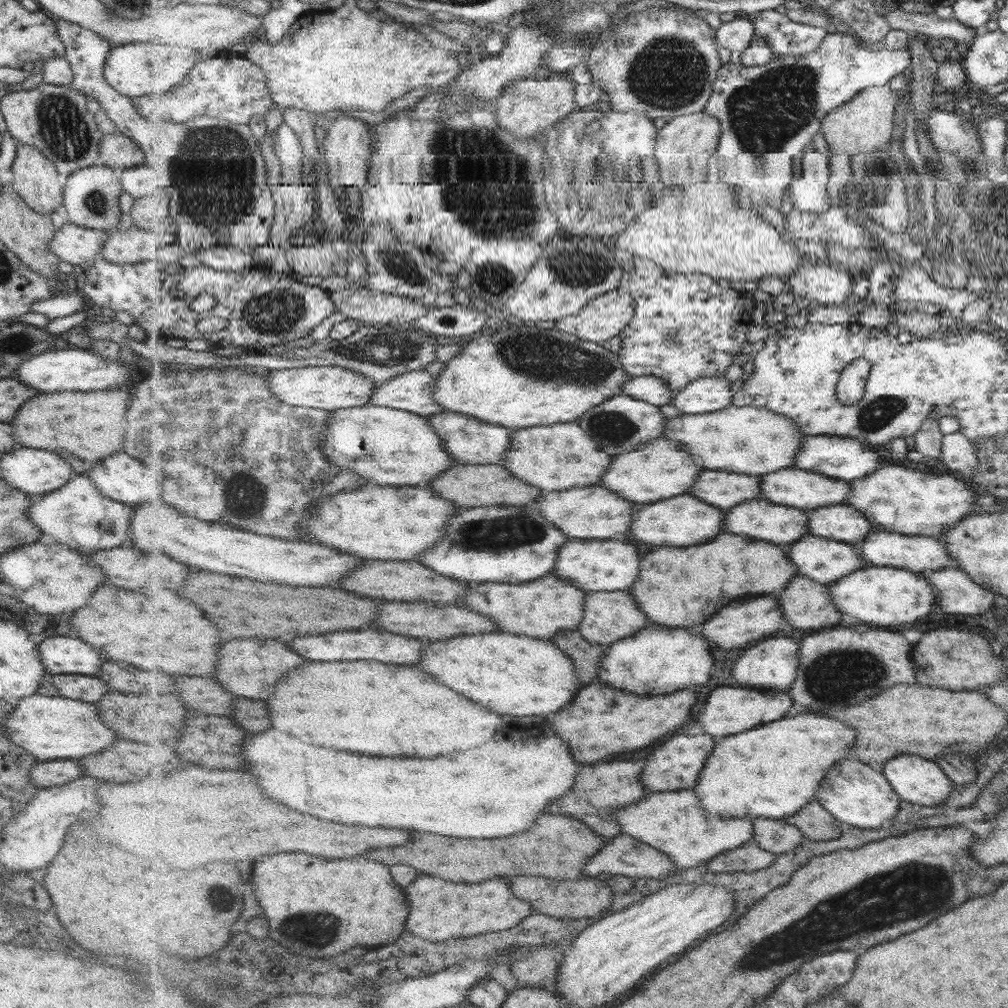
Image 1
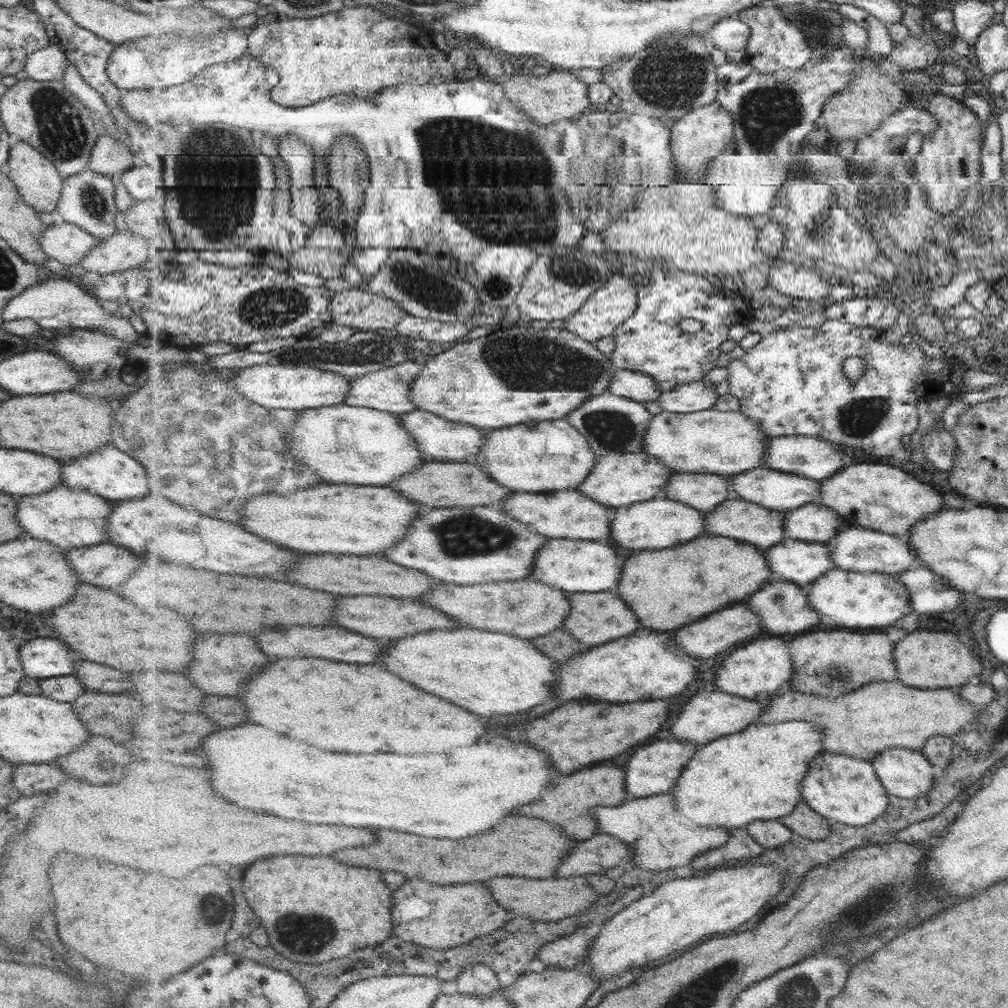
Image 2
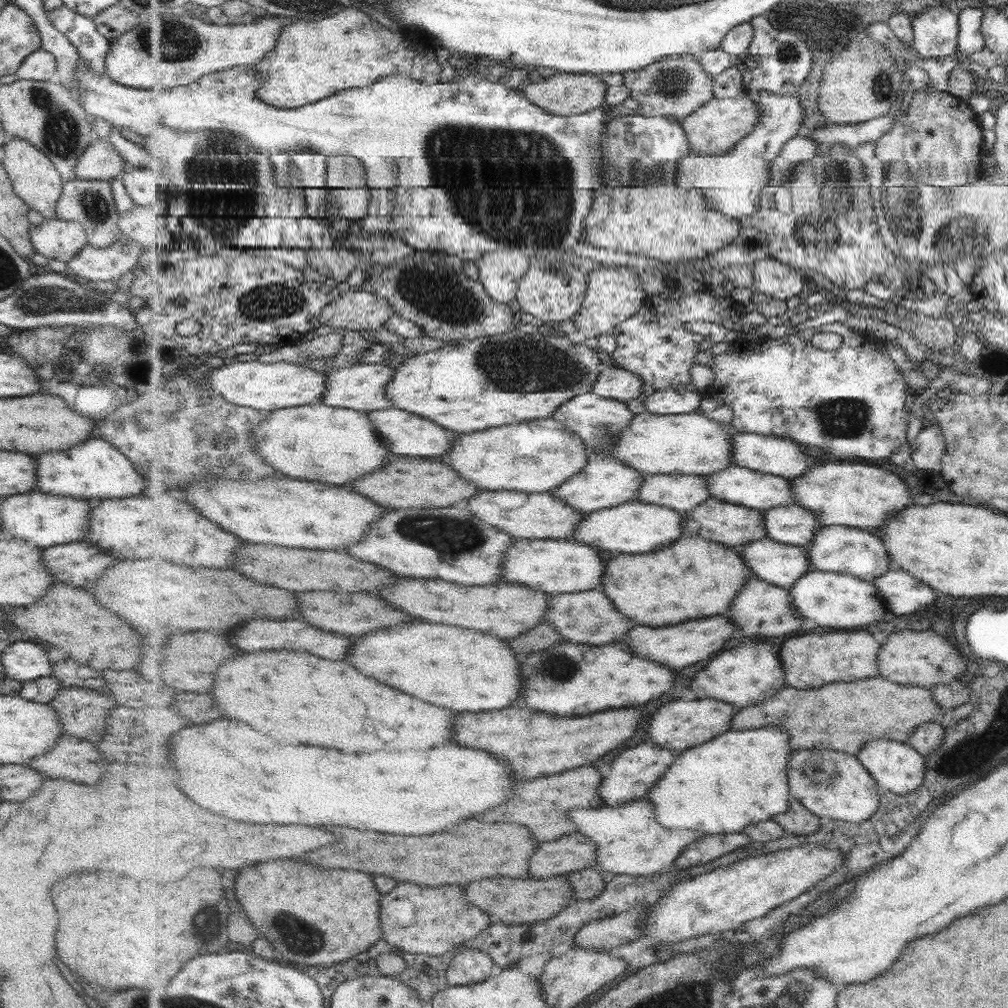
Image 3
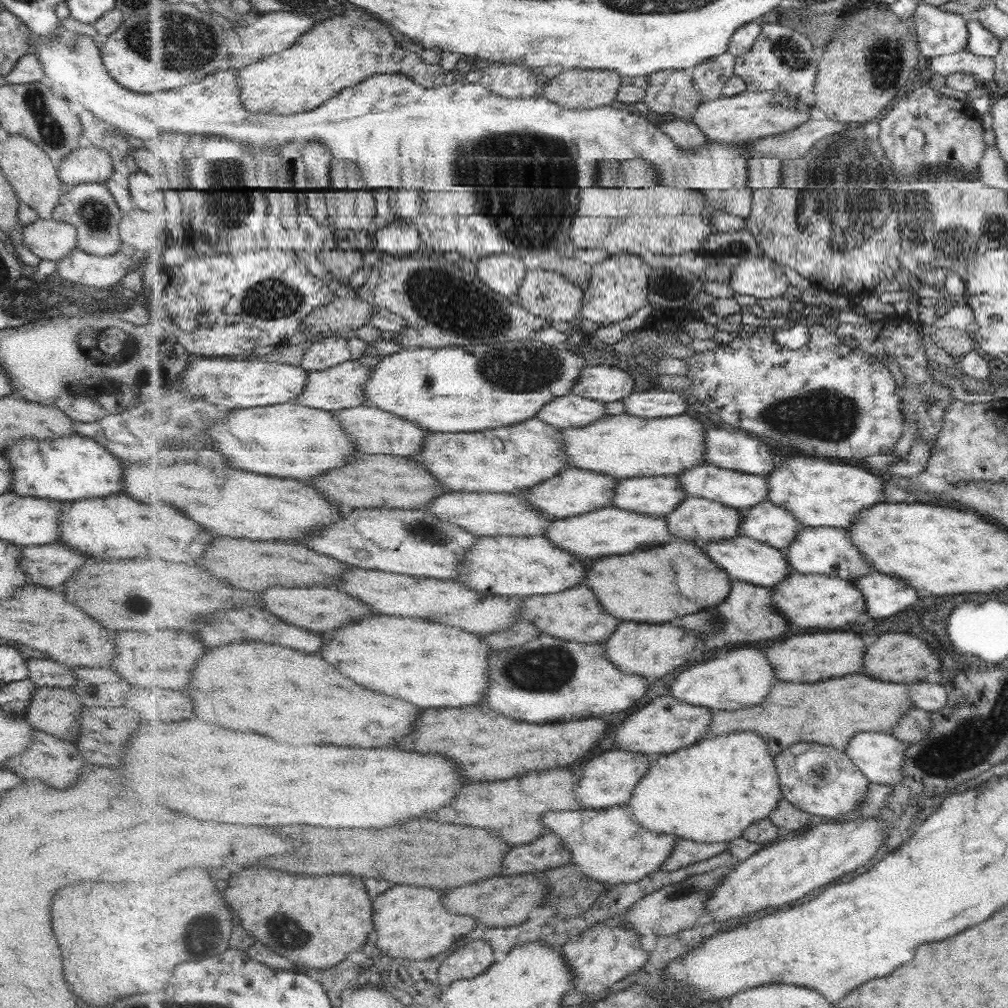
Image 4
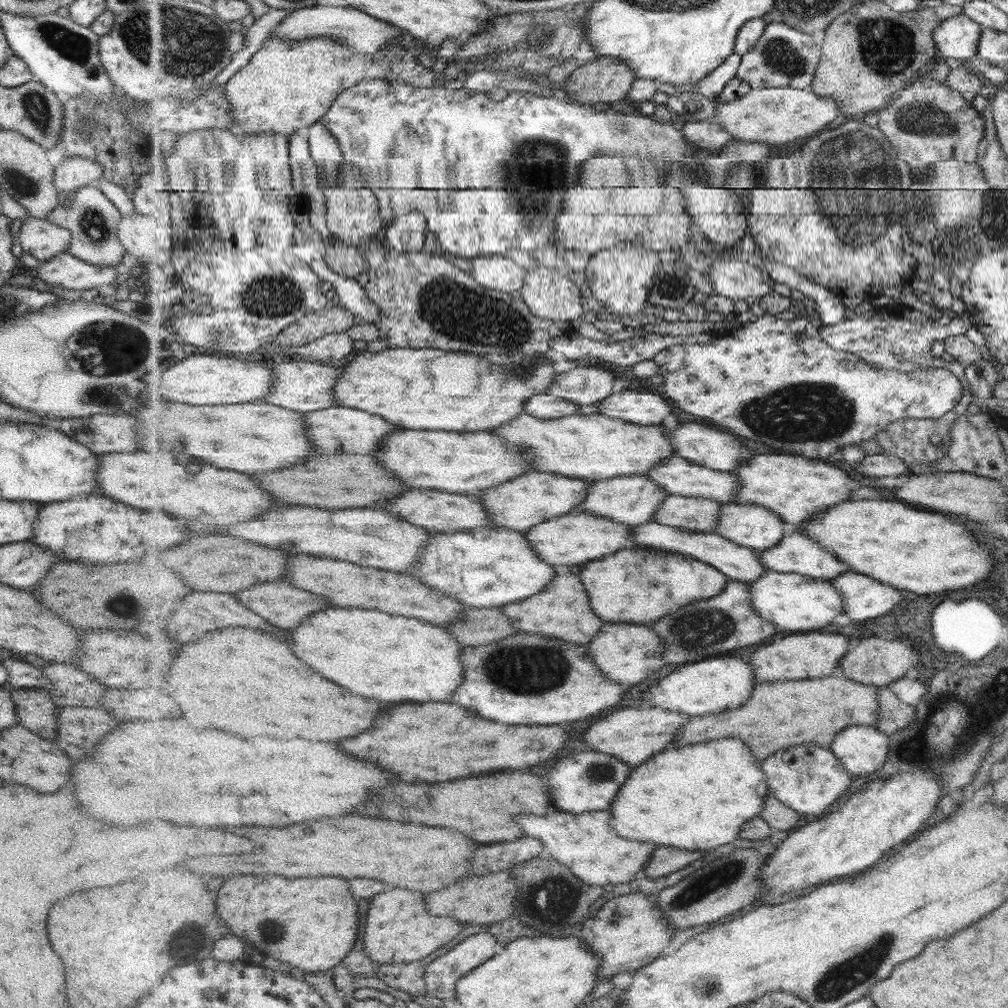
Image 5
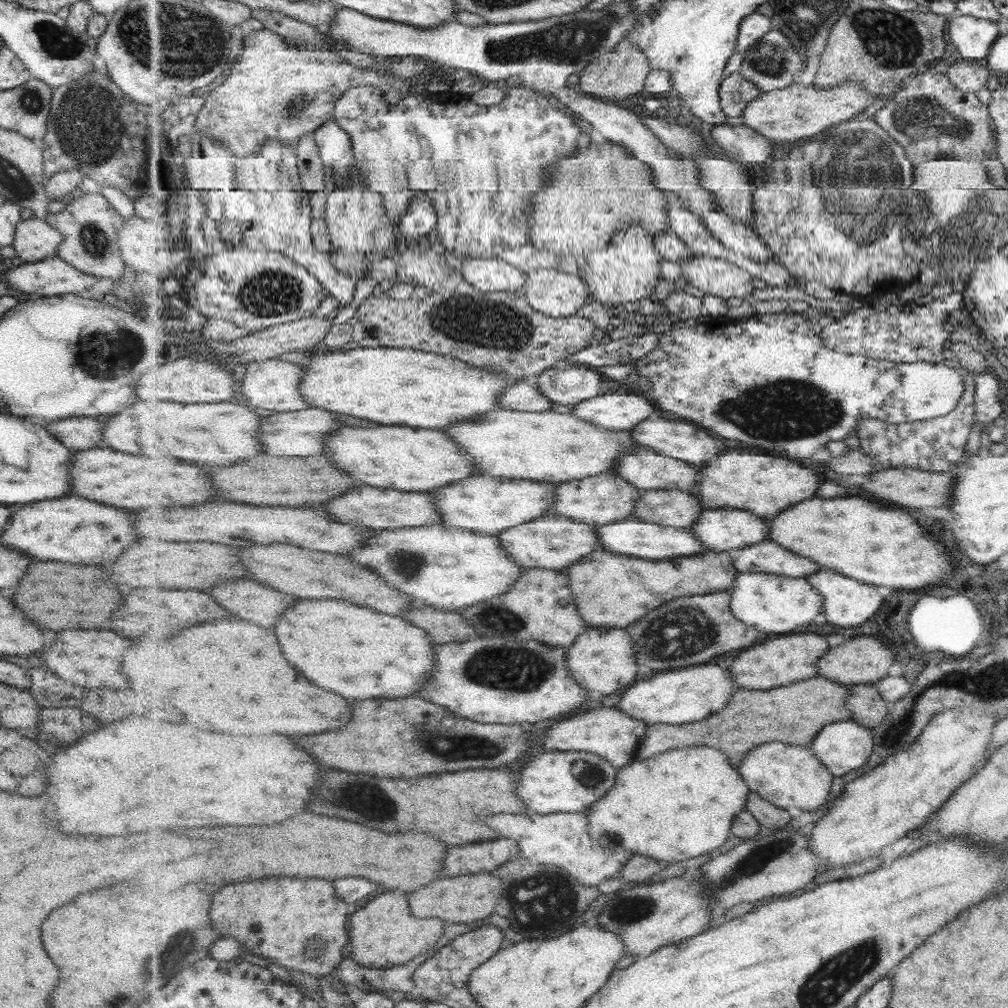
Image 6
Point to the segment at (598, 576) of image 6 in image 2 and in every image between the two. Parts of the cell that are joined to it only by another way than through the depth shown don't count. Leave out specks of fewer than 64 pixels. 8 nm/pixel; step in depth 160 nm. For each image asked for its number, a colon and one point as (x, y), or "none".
2: (682, 584)
3: (694, 577)
4: (656, 585)
5: (639, 585)

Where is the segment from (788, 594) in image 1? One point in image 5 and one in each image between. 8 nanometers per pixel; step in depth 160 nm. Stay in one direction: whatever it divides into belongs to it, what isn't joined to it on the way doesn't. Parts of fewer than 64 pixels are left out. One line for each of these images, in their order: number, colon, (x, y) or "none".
2: (785, 607)
3: (763, 608)
4: (749, 614)
5: (728, 621)

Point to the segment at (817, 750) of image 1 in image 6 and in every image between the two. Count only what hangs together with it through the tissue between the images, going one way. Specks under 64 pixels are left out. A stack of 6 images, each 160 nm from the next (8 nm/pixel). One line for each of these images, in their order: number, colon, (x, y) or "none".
2: (757, 774)
3: (740, 778)
4: (712, 792)
5: (697, 798)
6: (681, 804)

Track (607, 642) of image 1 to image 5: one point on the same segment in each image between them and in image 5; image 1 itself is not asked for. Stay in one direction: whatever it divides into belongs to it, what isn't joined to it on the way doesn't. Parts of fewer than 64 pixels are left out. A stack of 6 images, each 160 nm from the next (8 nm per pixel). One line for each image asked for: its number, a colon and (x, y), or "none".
2: (597, 619)
3: (589, 617)
4: (575, 615)
5: (563, 611)

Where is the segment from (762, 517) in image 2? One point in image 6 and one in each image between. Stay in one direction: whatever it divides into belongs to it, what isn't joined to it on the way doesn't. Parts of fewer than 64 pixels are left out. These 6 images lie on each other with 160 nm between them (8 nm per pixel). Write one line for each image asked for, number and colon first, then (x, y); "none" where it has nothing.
3: (734, 525)
4: (701, 520)
5: (699, 514)
6: (677, 508)

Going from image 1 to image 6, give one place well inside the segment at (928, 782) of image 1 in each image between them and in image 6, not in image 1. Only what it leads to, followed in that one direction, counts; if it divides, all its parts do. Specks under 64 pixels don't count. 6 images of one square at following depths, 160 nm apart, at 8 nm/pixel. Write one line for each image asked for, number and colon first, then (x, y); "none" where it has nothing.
2: (907, 774)
3: (898, 767)
4: (880, 756)
5: (863, 750)
6: (845, 747)

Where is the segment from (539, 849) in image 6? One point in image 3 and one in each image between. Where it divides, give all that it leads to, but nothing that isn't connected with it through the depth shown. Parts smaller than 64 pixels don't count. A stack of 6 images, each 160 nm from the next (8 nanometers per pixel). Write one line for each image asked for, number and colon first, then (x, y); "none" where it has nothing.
3: (629, 840)
4: (607, 845)
5: (586, 843)

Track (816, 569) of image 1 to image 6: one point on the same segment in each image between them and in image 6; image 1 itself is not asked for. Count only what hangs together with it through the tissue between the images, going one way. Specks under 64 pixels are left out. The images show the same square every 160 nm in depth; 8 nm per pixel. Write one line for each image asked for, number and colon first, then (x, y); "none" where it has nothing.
2: (803, 562)
3: (783, 565)
4: (747, 559)
5: (740, 563)
6: (633, 537)

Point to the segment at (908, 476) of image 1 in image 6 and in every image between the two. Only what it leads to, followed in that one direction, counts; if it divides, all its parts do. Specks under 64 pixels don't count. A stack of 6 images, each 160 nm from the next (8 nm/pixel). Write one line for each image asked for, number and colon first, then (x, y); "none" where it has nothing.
2: (884, 498)
3: (863, 496)
4: (821, 493)
5: (797, 489)
6: (766, 485)

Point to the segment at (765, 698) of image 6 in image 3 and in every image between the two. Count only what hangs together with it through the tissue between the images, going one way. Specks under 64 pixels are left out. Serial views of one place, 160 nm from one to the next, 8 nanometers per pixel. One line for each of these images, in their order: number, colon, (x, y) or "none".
3: (844, 717)
4: (830, 712)
5: (815, 711)

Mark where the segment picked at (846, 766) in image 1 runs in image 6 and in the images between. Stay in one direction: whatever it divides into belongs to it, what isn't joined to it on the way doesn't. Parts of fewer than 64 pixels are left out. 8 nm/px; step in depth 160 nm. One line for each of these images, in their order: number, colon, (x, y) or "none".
2: (848, 790)
3: (833, 784)
4: (822, 780)
5: (809, 778)
6: (787, 775)

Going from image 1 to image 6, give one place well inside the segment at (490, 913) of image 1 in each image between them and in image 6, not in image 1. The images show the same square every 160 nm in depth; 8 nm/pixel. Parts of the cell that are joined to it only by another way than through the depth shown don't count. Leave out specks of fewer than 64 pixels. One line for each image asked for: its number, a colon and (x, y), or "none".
2: (440, 917)
3: (434, 921)
4: (412, 923)
5: (399, 929)
6: (384, 934)

